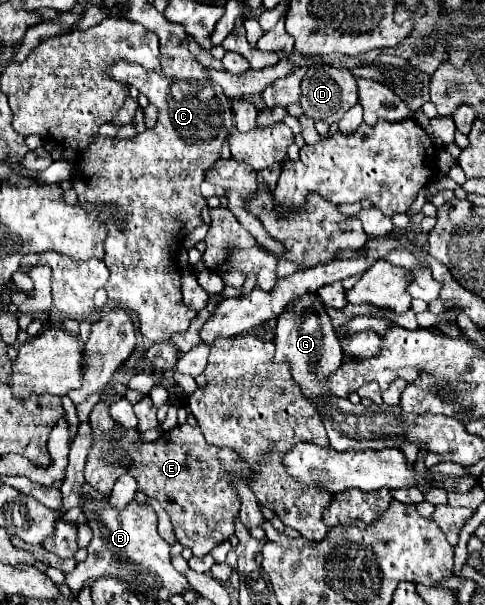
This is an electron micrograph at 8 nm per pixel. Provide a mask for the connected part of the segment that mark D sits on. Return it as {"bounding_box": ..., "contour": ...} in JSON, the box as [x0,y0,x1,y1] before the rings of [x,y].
{"bounding_box":[300,64,358,122],"contour":[[[316,64],[304,76],[300,102],[306,116],[338,122],[344,112],[358,102],[356,78],[350,70]]]}

